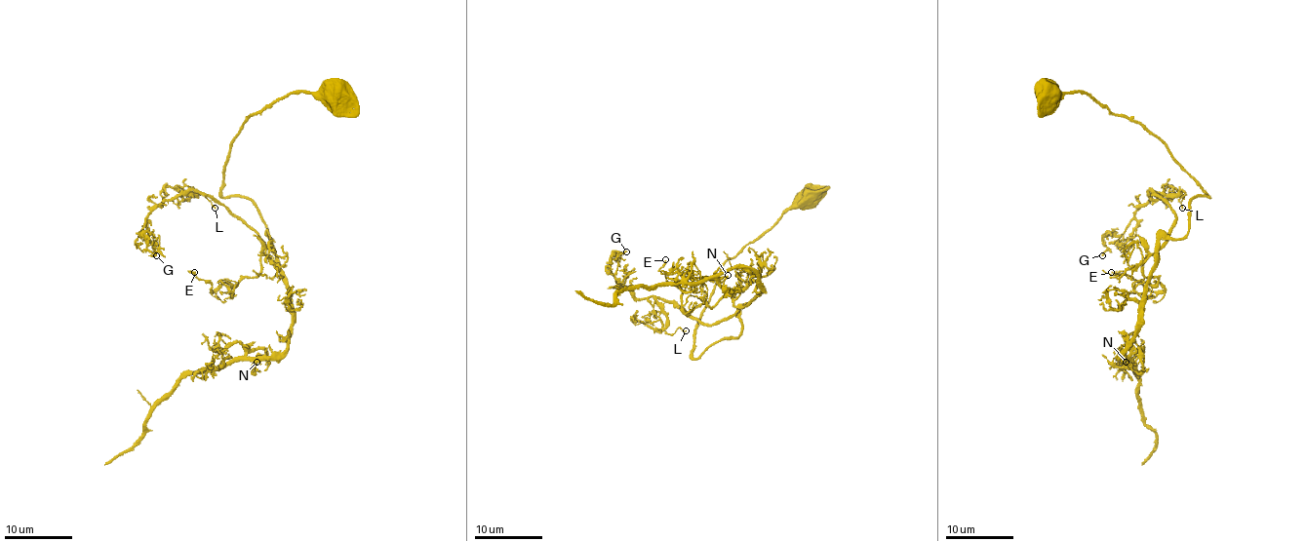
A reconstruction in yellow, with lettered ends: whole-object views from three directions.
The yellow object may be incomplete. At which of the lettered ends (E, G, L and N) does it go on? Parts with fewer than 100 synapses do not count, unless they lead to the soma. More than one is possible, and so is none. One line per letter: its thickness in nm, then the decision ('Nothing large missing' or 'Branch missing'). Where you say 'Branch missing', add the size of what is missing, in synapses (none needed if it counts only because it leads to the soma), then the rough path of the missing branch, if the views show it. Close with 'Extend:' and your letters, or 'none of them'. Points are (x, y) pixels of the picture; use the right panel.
E: Thickness 170 nm. Nothing large missing
G: Thickness 170 nm. Nothing large missing
L: Thickness 140 nm. Nothing large missing
N: Thickness 150 nm. Nothing large missing
Extend: none of them

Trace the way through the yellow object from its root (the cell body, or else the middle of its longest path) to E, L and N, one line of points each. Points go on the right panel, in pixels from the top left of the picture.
E: (1050, 93), (1084, 92), (1143, 124), (1208, 196), (1145, 262), (1162, 290), (1111, 272)
L: (1050, 93), (1084, 92), (1143, 124), (1208, 196), (1160, 247), (1175, 212), (1150, 191), (1182, 191), (1182, 208)
N: (1050, 93), (1143, 124), (1208, 196), (1160, 242), (1120, 357), (1141, 348), (1143, 368), (1126, 362)

